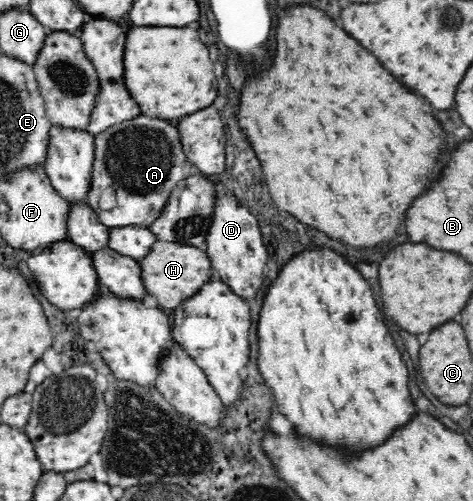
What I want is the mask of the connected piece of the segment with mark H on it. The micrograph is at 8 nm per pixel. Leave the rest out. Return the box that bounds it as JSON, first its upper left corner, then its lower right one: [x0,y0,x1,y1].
[139,240,213,310]

